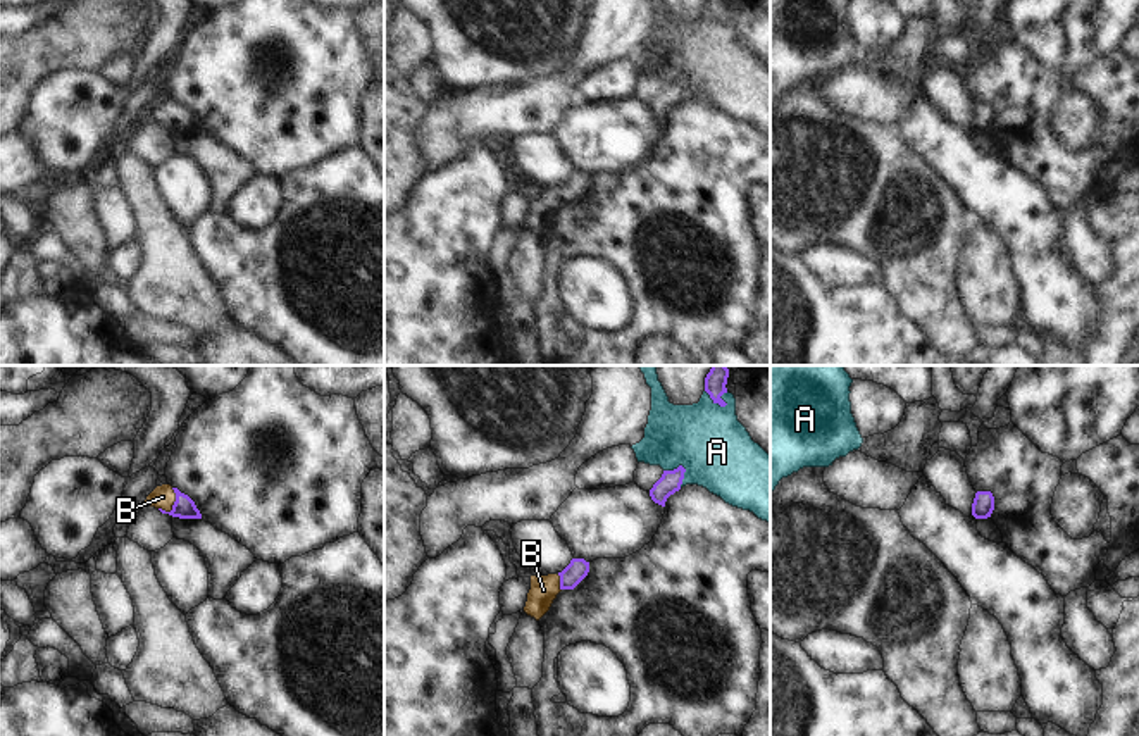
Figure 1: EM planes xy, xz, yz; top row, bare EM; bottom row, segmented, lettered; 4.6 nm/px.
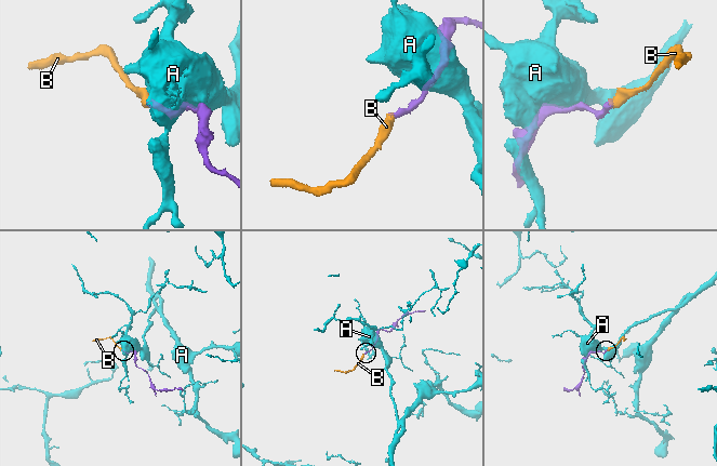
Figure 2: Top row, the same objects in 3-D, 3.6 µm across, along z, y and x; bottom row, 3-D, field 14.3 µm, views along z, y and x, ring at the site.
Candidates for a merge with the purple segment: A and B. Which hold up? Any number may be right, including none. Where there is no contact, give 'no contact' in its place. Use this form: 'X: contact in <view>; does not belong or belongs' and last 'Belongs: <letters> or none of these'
A: contact in xz; does not belong
B: contact in xy; belongs
Belongs: B

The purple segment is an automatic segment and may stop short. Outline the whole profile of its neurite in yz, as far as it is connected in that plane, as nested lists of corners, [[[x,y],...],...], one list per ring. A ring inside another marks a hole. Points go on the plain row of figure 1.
[[[977,105],[972,117],[972,129],[975,133],[987,133],[994,124],[994,110],[991,105]]]

